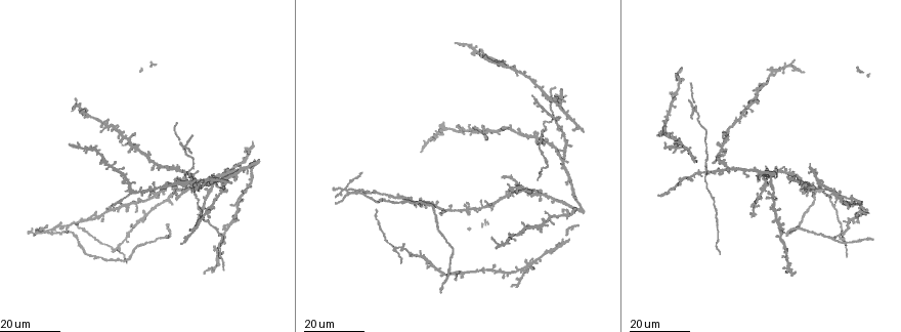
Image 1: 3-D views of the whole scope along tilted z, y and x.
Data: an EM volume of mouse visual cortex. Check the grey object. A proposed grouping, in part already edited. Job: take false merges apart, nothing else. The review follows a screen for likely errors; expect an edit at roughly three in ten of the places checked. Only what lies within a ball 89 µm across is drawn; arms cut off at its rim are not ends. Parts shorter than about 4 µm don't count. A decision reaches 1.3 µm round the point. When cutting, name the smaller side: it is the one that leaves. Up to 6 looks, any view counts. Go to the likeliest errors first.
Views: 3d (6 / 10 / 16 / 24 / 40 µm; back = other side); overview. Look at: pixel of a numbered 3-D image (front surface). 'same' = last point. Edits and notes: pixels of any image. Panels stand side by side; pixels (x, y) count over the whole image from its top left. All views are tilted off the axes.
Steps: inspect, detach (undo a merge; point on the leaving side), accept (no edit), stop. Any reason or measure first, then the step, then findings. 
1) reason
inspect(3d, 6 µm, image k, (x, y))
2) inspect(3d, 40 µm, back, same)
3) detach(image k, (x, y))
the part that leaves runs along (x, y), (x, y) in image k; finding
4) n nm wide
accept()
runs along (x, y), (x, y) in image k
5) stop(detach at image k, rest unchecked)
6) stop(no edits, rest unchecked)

inspect(3d, 16 µm, image 1, (348, 192))

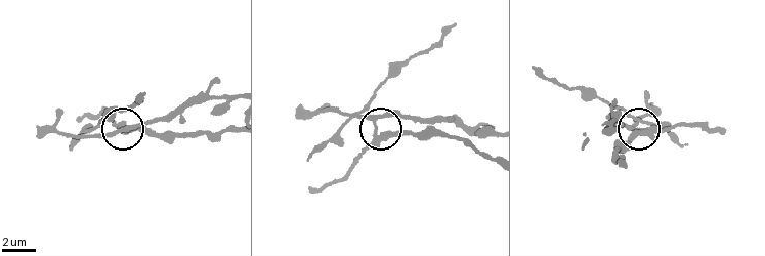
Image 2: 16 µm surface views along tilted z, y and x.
zoom in
inspect(3d, 10 µm, image 2, (374, 122))

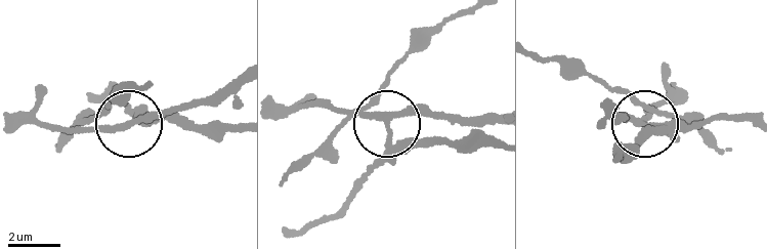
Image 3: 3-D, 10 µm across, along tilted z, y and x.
3 arms
detach(image 3, (361, 174))
the part that leaves runs along (394, 154), (430, 144), (474, 150), (495, 142) in image 3; a second neuron is stuck on

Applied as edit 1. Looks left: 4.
inspect(overview)

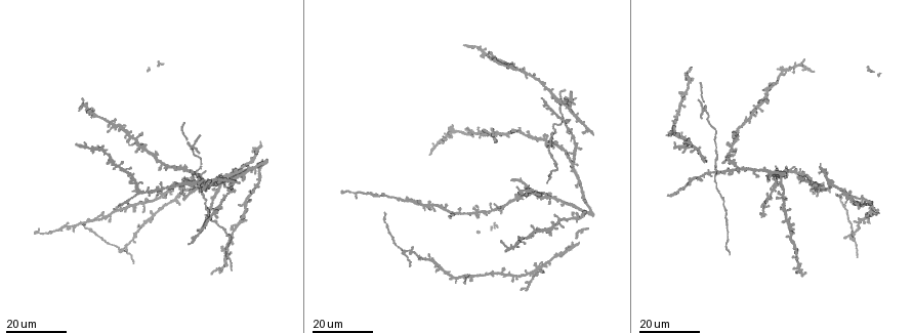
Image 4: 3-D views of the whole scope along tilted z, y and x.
four or more arms meet
inspect(3d, 16 µm, image 4, (552, 145))

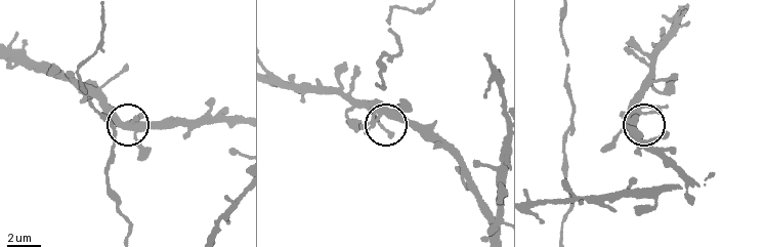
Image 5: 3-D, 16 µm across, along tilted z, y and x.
inspect(3d, 6 µm, image 5, (130, 127))

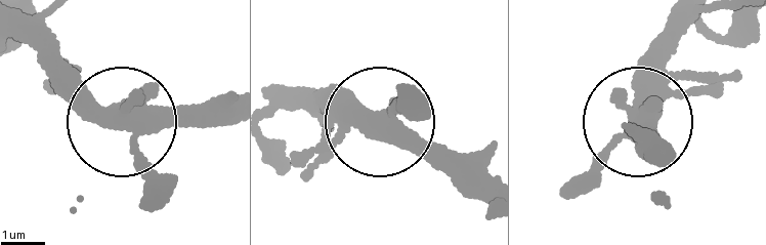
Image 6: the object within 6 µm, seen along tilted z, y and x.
accept()
one neuron here

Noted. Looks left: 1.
stop(detach at image 3, rest unchecked)

